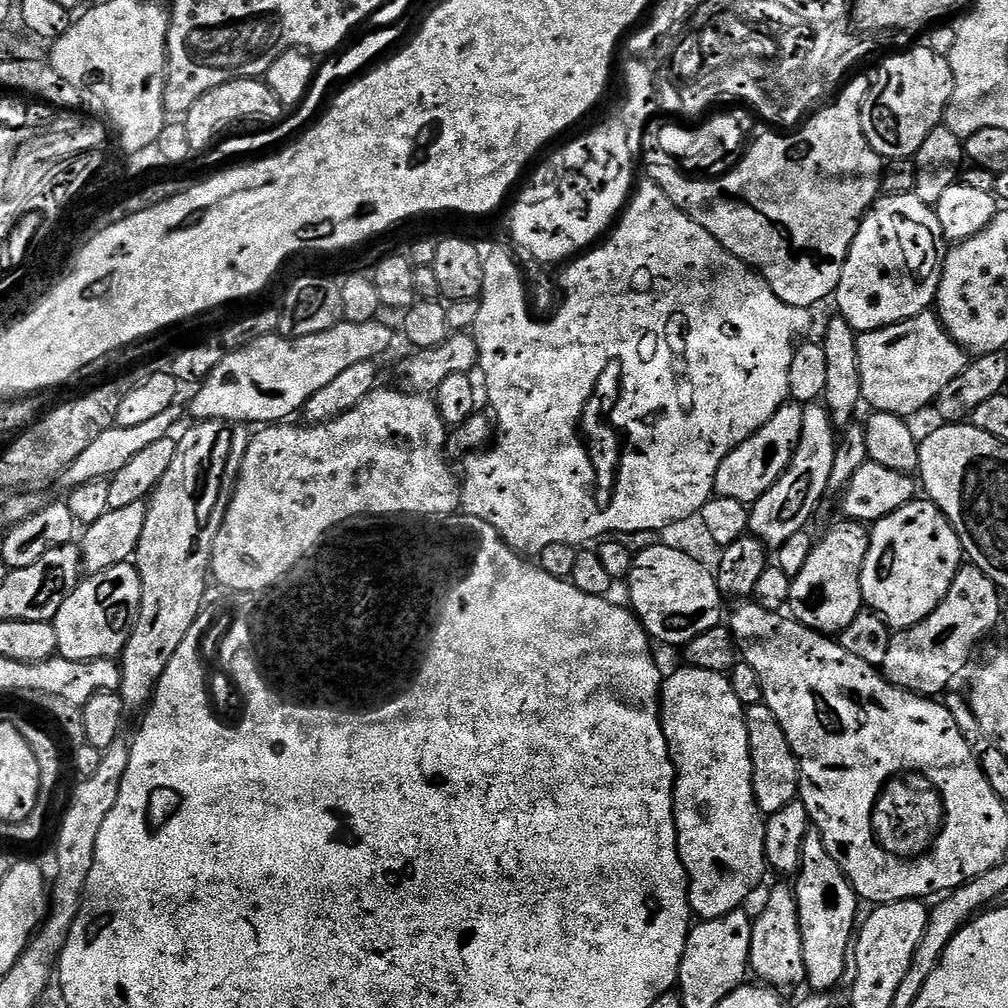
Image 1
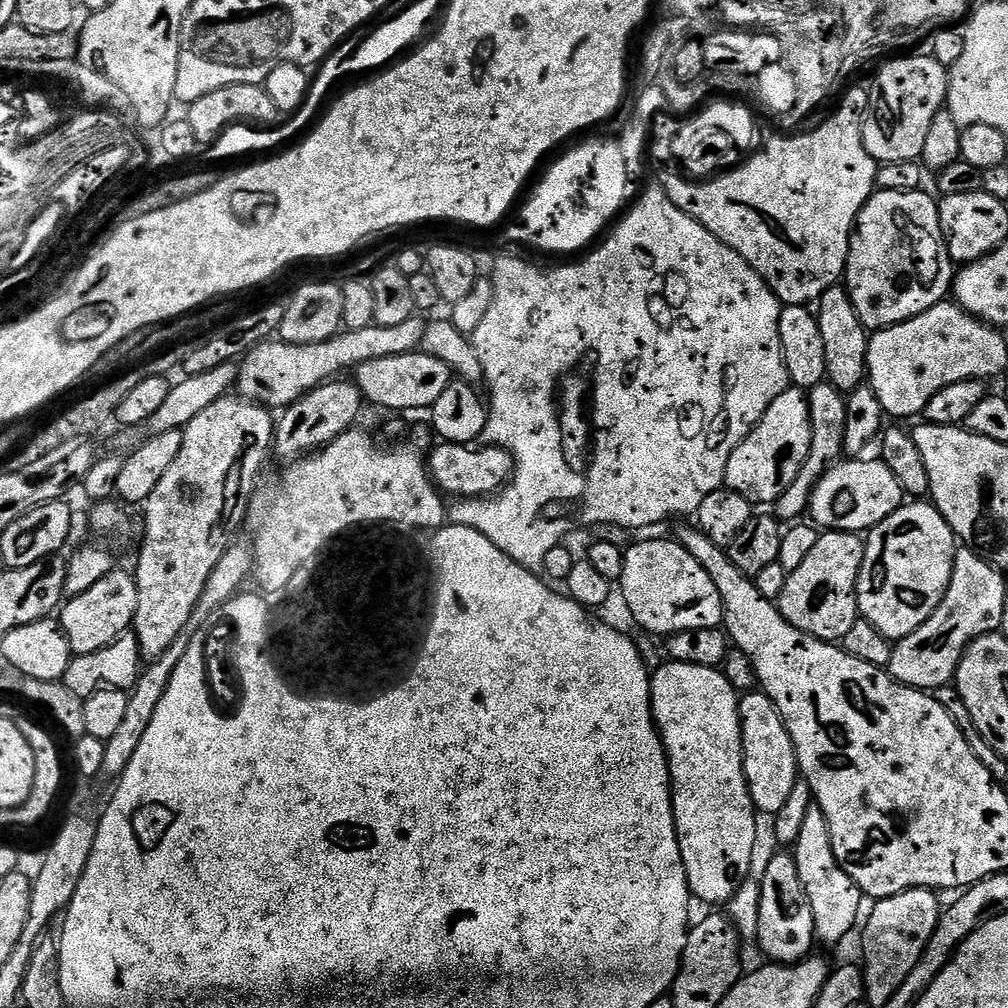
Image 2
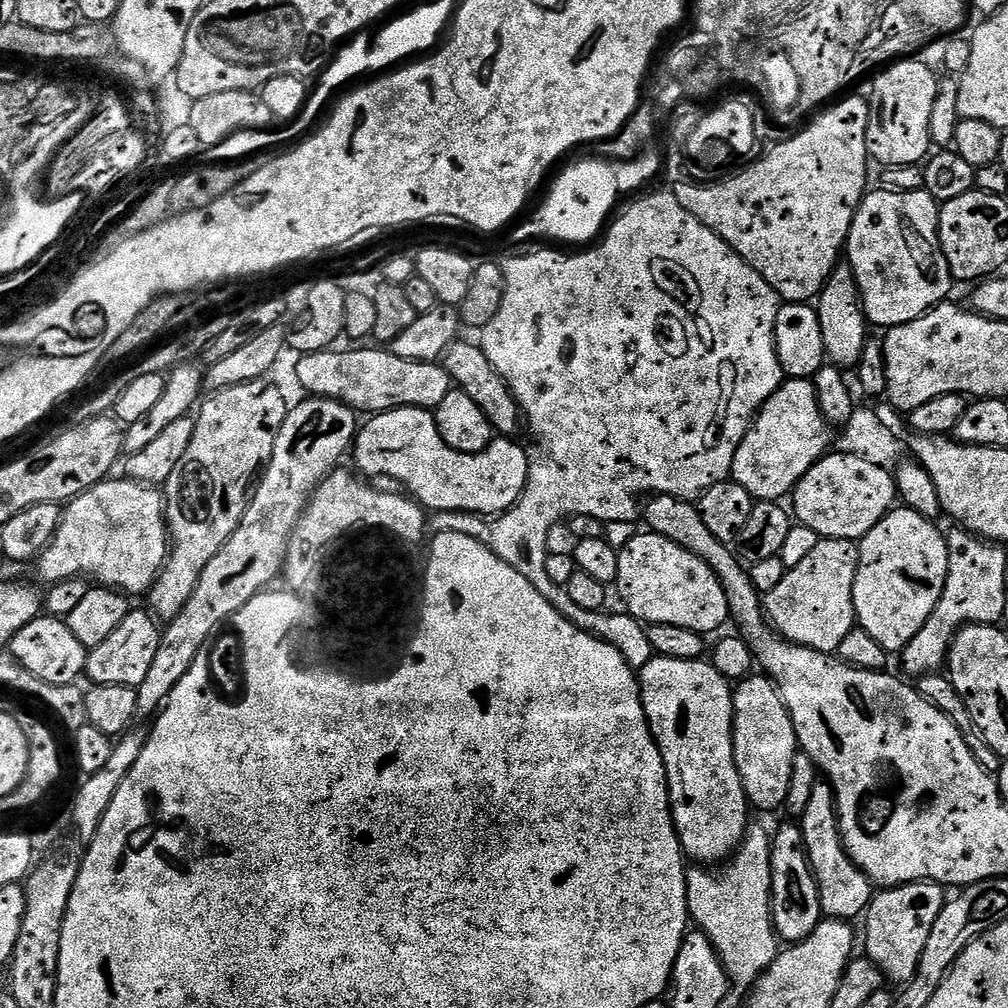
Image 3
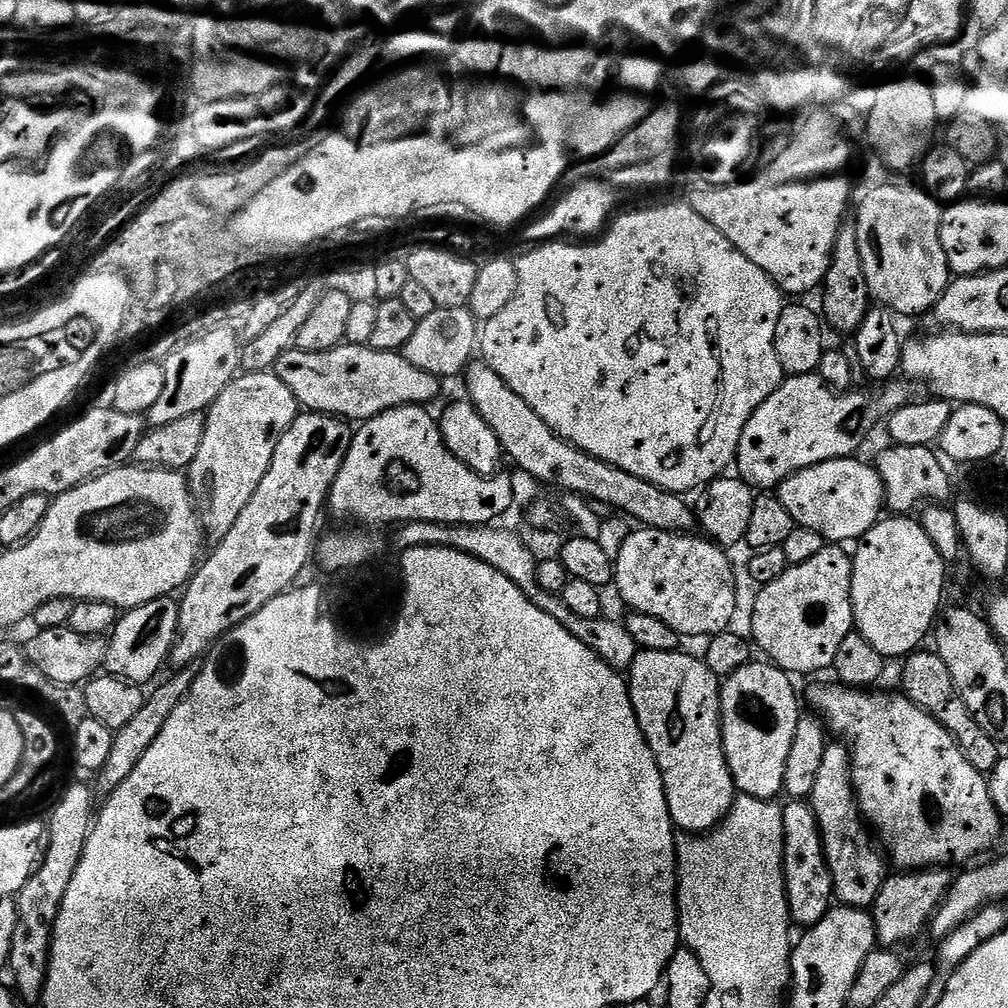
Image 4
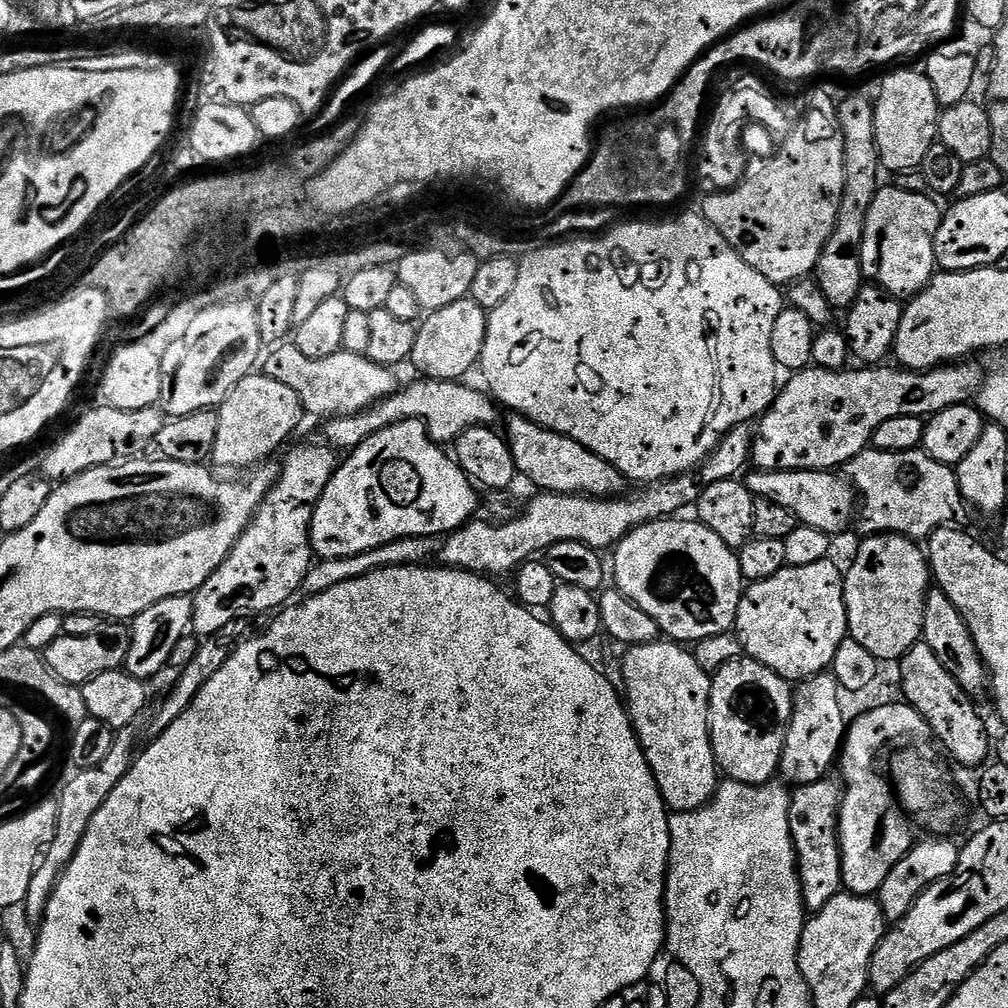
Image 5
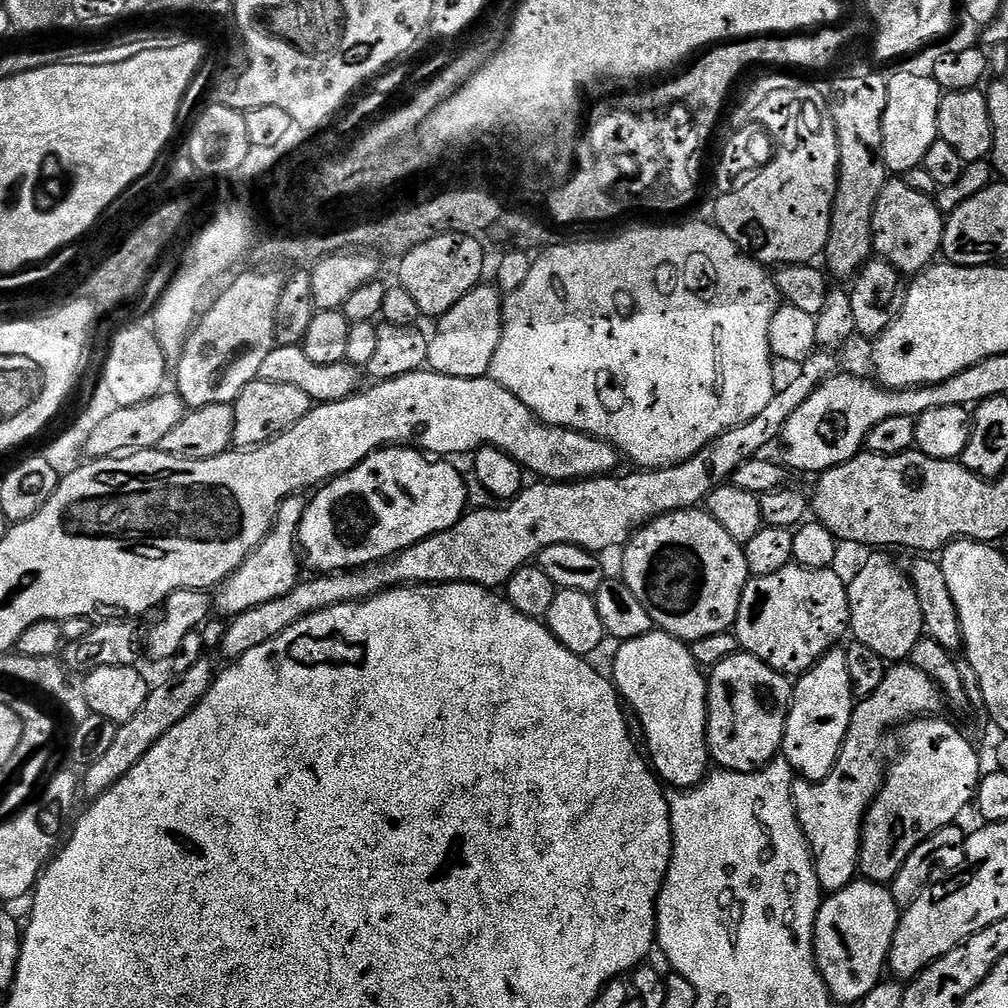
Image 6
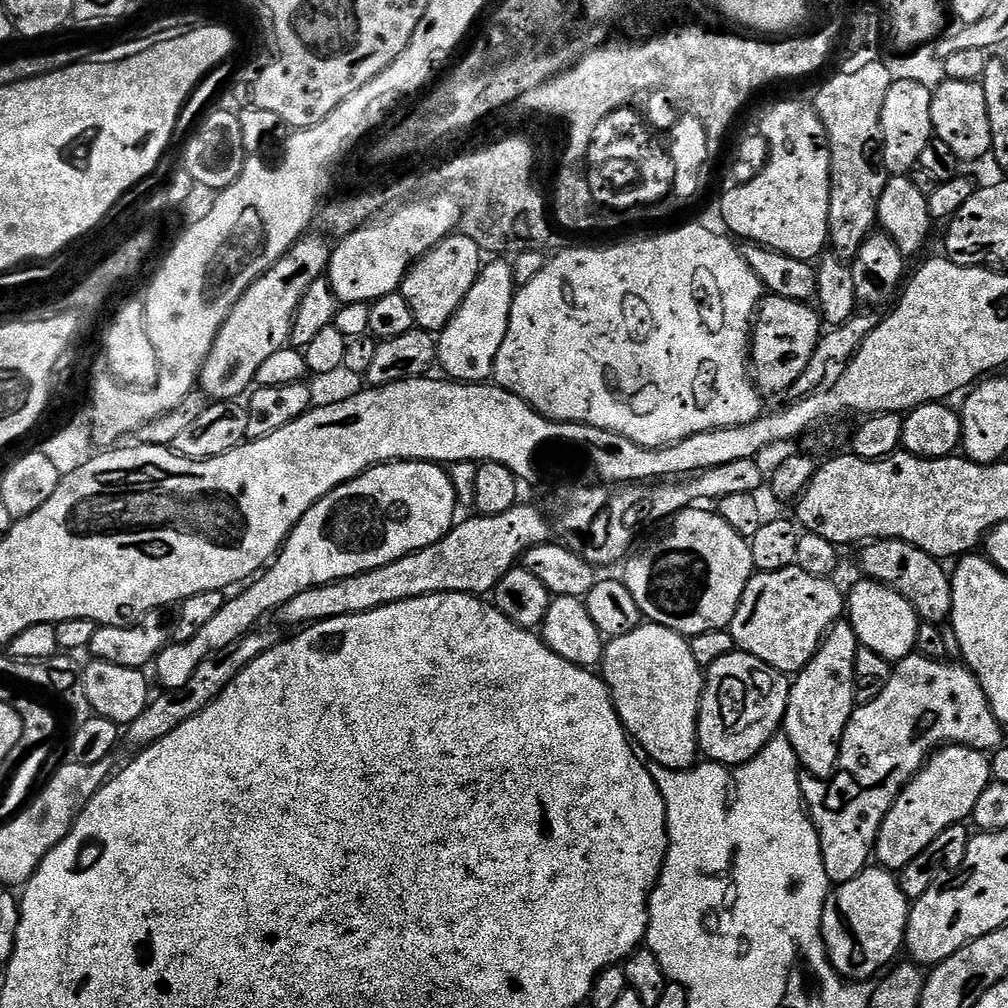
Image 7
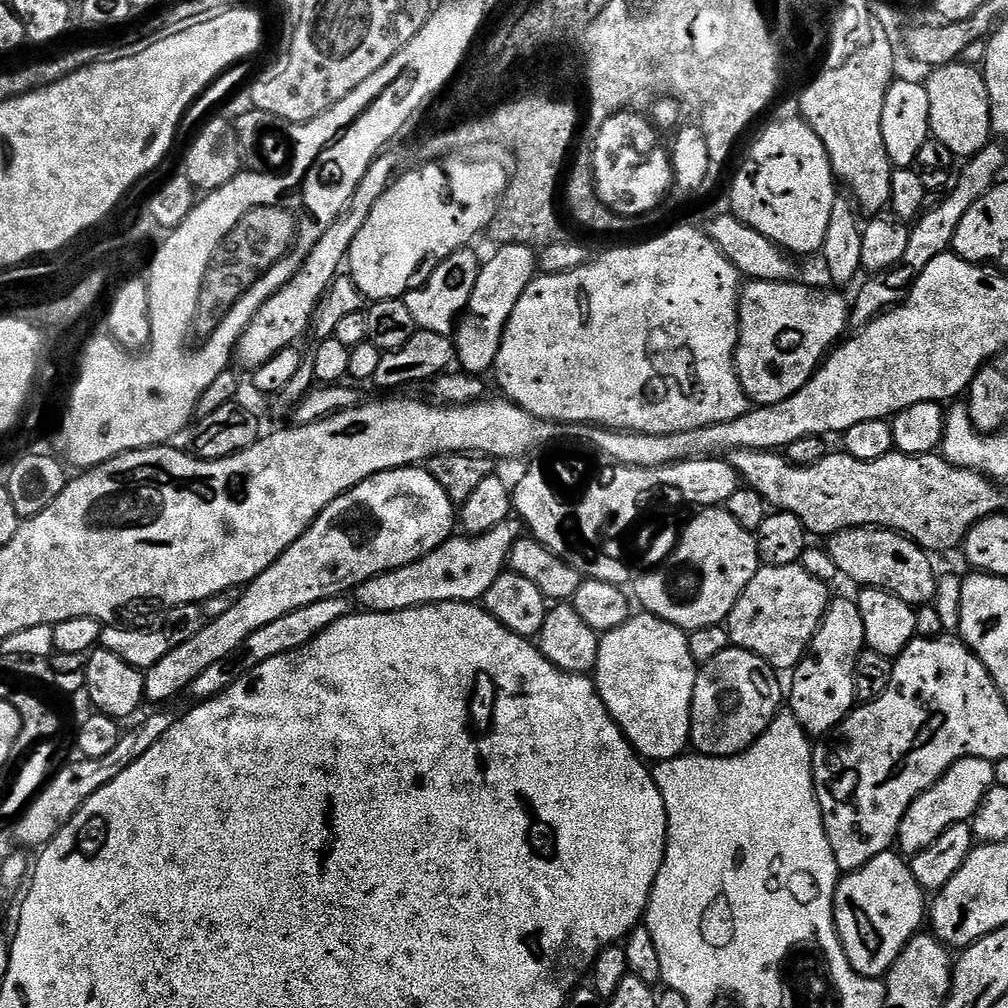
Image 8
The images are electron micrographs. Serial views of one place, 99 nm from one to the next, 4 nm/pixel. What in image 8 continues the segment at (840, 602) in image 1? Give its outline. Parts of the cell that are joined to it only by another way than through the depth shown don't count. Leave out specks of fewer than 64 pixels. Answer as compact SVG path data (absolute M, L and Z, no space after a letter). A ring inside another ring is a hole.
M799 563L777 568L761 566L728 615L726 627L729 641L737 648L753 652L773 670L795 669L804 659L812 636L820 629L820 620L828 610L828 588L825 581L806 574Z

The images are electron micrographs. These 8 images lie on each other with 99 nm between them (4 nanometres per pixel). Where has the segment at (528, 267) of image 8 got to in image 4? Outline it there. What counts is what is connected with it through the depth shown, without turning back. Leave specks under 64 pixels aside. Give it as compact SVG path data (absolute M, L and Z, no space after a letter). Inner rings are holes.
M466 306L463 308L436 307L434 314L417 320L414 335L402 350L410 366L418 366L418 370L426 370L426 374L437 378L456 375L459 377L473 362L477 352L478 321Z

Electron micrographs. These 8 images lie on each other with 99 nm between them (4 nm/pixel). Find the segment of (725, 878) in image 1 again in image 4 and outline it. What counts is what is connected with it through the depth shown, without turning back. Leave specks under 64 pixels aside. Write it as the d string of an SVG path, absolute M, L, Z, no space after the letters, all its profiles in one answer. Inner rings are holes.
M640 650L626 672L628 693L638 718L638 726L658 762L662 782L666 790L666 802L670 806L673 825L684 834L707 834L728 817L732 803L736 801L736 783L726 762L722 726L720 725L721 677L715 676L703 659L687 656L684 650L674 652L646 652Z

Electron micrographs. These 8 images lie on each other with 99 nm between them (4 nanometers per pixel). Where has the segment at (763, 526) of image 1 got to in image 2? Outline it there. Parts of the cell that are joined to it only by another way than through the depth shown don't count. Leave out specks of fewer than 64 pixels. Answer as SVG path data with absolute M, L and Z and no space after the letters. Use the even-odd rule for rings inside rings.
M827 382L807 389L808 405L810 406L810 426L812 427L812 441L810 442L810 454L794 482L778 498L774 505L774 512L781 521L796 522L800 516L809 511L812 502L812 491L821 480L826 471L826 466L831 466L841 459L844 451L844 439L846 438L846 396L839 392L833 384Z

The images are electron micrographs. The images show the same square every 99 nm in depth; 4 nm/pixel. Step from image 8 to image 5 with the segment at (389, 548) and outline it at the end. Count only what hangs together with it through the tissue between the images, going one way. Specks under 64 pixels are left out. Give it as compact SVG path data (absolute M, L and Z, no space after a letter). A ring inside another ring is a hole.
M421 419L403 420L370 434L370 438L366 438L345 455L348 456L345 460L343 457L322 498L316 504L312 515L313 553L320 560L350 558L378 546L386 546L388 542L394 542L398 538L440 538L469 523L477 515L477 489L455 459L444 452L447 451L429 436L428 427Z

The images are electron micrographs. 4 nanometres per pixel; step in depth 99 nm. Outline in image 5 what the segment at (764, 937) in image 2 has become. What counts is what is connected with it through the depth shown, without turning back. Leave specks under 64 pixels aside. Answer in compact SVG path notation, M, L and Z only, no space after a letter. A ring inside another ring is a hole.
M832 778L799 785L791 793L790 834L796 851L796 869L800 875L805 909L815 914L842 892L842 858L840 857L840 797L842 788Z

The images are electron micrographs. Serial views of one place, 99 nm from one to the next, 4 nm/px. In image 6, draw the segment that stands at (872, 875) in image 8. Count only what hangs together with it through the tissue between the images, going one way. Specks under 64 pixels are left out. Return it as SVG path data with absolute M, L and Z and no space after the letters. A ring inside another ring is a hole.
M863 878L853 880L840 892L831 893L821 903L820 912L816 915L816 935L812 937L814 959L816 969L826 982L832 999L837 1005L859 1005L860 1001L866 998L866 994L870 994L870 990L874 990L874 986L881 983L888 963L888 951L892 945L896 928L900 924L901 915L901 905L894 902L891 887Z

